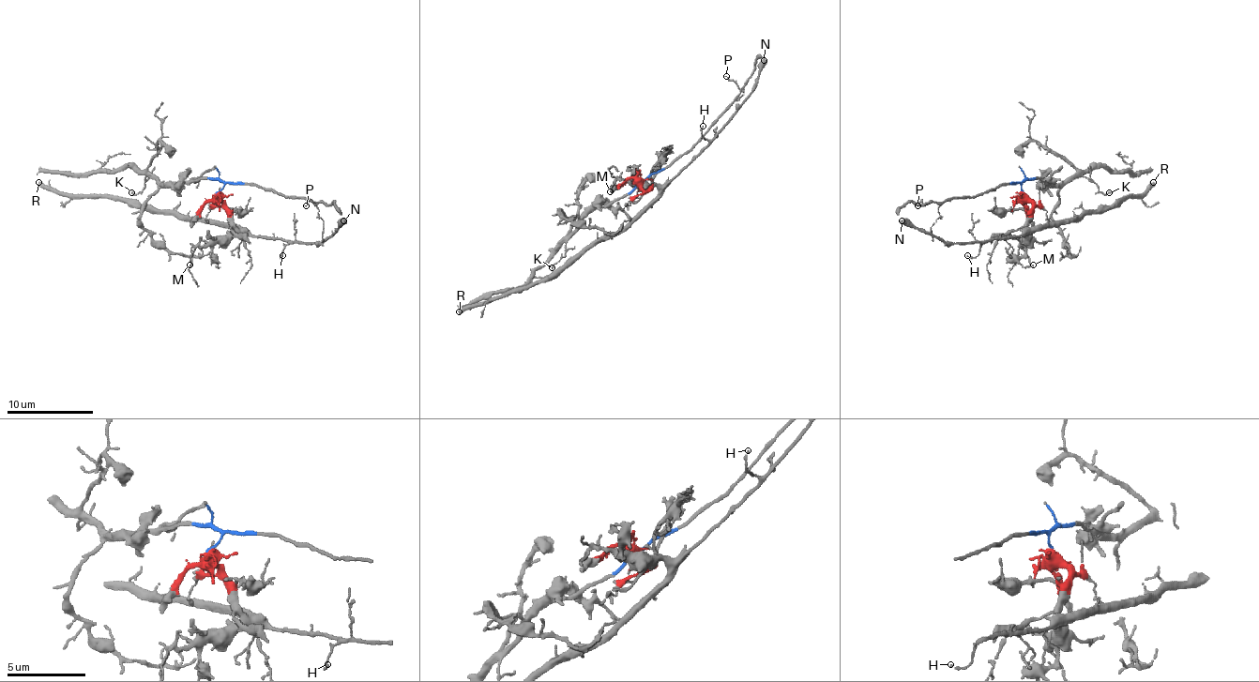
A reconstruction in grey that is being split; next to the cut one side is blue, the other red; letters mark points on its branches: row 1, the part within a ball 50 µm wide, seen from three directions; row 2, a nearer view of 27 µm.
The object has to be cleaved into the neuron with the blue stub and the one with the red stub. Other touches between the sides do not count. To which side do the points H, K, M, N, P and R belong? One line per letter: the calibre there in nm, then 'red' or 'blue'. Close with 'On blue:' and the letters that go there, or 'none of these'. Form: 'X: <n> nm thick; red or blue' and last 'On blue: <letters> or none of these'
H: 100 nm thick; red
K: 120 nm thick; blue
M: 110 nm thick; red
N: 550 nm thick; red
P: 90 nm thick; blue
R: 380 nm thick; red
On blue: K, P

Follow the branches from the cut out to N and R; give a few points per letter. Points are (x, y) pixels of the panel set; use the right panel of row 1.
N: (1022, 192), (1032, 205), (1032, 218), (1025, 231), (1019, 235), (985, 242), (944, 242), (901, 220)
R: (1022, 192), (1032, 205), (1028, 224), (1032, 229), (1103, 211), (1118, 201), (1140, 196), (1153, 181)

